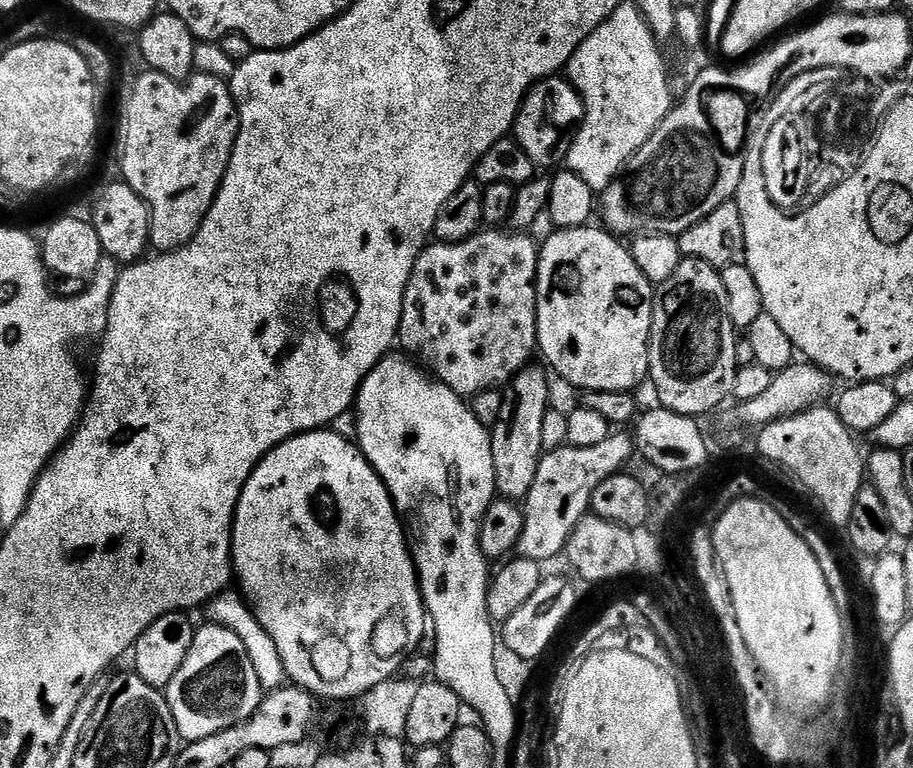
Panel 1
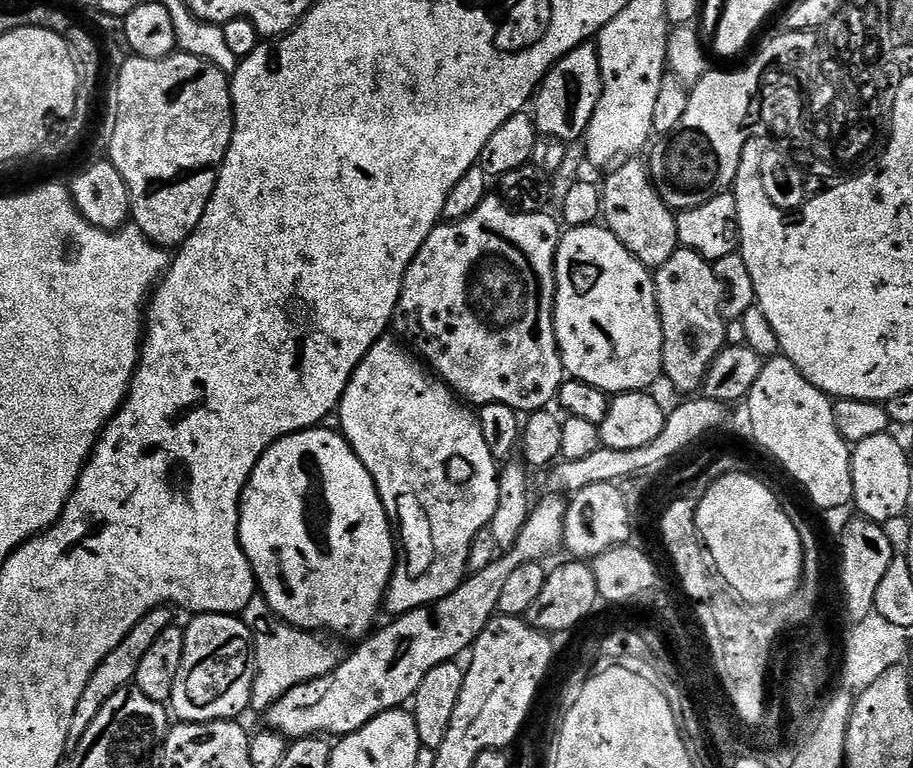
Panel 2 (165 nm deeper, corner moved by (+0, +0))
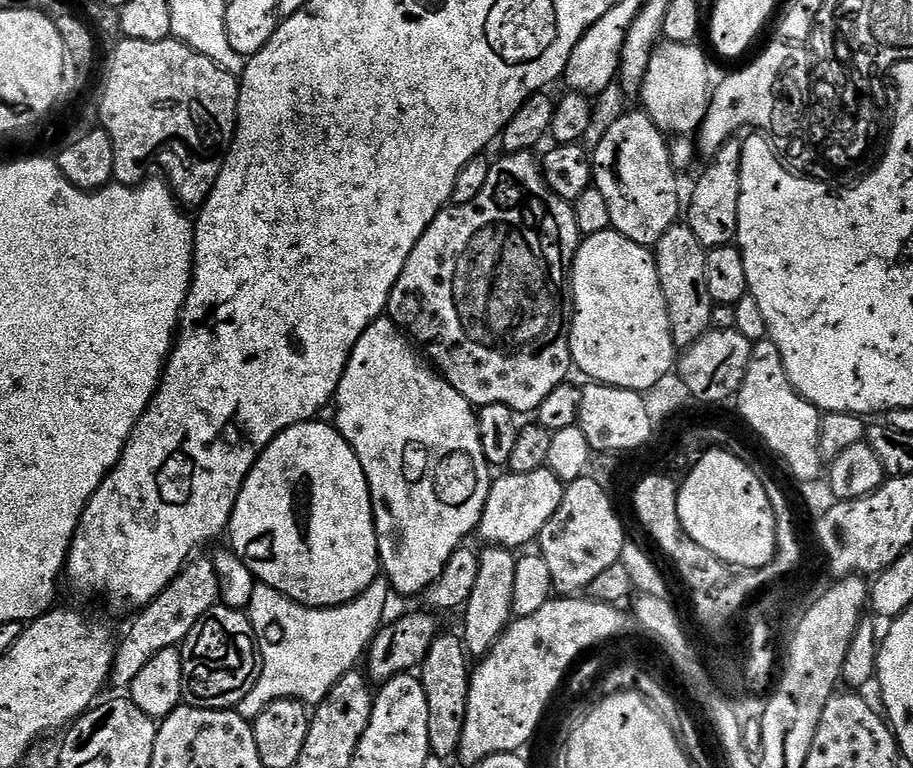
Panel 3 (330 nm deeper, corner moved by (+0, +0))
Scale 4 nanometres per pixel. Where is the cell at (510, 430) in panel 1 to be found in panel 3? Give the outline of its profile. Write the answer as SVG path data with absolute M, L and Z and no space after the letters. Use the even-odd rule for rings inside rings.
M488 546L480 552L480 566L474 594L470 594L468 603L462 612L464 615L462 639L469 657L487 656L514 619L512 603L514 602L514 570L517 559L517 553L511 548Z

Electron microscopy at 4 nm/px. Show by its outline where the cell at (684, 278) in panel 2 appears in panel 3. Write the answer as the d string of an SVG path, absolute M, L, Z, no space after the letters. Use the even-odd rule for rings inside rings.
M678 222L670 230L666 230L666 234L654 245L654 259L662 294L668 299L672 337L680 350L687 350L697 344L713 327L714 305L710 298L710 286L706 282L708 254L709 249L698 242L694 230L690 230L684 222Z

